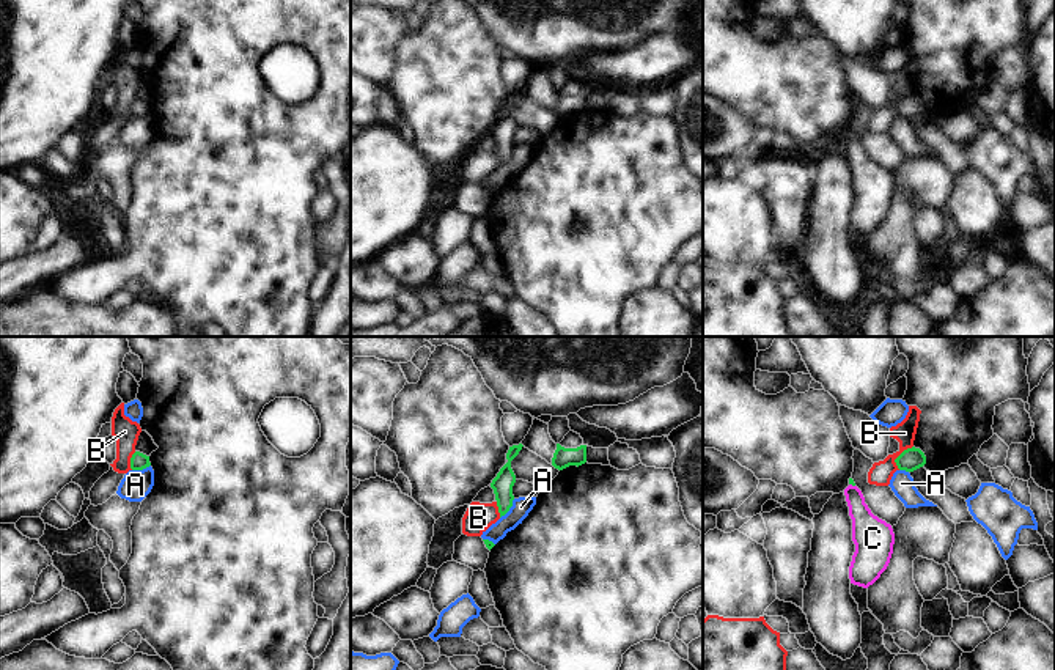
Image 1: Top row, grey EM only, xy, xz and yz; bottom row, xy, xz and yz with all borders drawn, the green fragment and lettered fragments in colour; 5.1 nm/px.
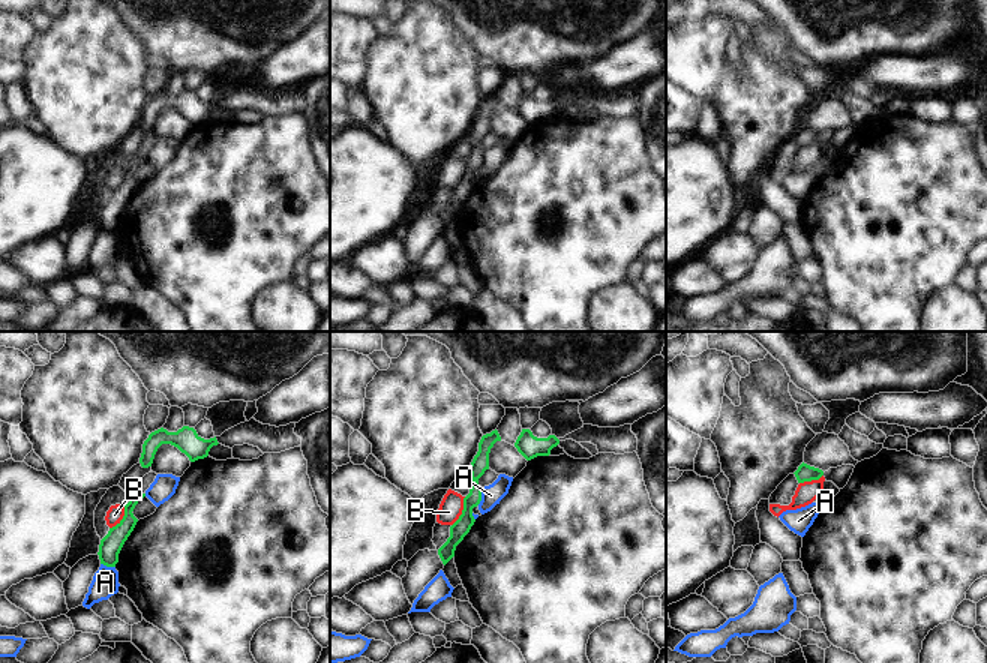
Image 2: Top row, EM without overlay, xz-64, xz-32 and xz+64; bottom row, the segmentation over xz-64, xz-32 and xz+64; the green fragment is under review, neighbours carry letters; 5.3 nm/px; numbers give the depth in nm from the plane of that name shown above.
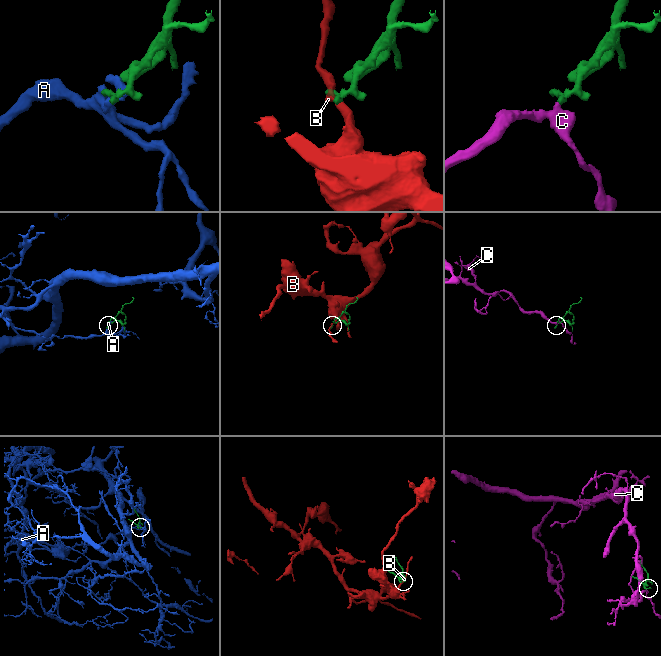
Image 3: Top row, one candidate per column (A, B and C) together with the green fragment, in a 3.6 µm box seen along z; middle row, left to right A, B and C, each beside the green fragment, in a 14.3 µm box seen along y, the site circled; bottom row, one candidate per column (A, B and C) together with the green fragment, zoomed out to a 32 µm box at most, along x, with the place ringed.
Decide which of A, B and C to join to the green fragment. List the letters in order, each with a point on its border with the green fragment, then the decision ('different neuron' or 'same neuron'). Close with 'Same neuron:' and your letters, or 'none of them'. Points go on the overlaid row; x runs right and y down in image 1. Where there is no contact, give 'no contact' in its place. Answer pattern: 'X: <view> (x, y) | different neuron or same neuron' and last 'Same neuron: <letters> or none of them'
A: xz (510, 507) | different neuron
B: yz (898, 456) | different neuron
C: yz (852, 485) | same neuron
Same neuron: C

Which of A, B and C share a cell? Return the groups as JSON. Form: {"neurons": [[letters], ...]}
{"neurons": [["A"], ["B"], ["C"]]}

